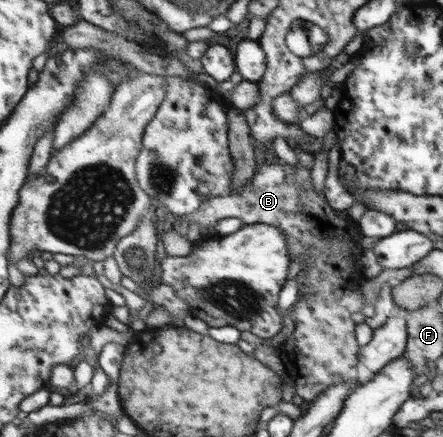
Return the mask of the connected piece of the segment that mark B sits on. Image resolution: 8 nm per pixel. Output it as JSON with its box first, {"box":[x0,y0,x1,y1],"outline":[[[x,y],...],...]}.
{"box":[182,161,367,402],"outline":[[[277,161],[259,163],[255,168],[255,176],[241,192],[231,192],[227,196],[213,198],[207,201],[207,204],[199,209],[199,212],[182,217],[189,220],[190,224],[201,226],[200,241],[218,236],[215,226],[219,224],[219,220],[241,218],[245,225],[261,223],[279,227],[287,236],[290,243],[290,254],[294,255],[295,259],[304,253],[307,247],[315,247],[314,250],[302,257],[303,268],[297,275],[302,282],[299,291],[300,294],[309,294],[303,300],[297,300],[295,309],[291,312],[295,331],[279,347],[279,356],[285,365],[287,375],[294,381],[298,396],[309,402],[313,402],[315,398],[319,397],[319,394],[327,392],[331,386],[336,386],[341,382],[360,382],[359,342],[355,335],[359,318],[355,318],[355,314],[360,314],[365,305],[363,304],[363,294],[359,294],[361,283],[365,279],[357,270],[357,261],[363,257],[363,254],[367,254],[367,242],[363,242],[364,235],[361,234],[361,228],[357,228],[357,224],[351,222],[351,217],[343,211],[332,208],[324,194],[319,194],[315,190],[311,169],[301,166],[299,163],[296,168],[280,164]]]}

